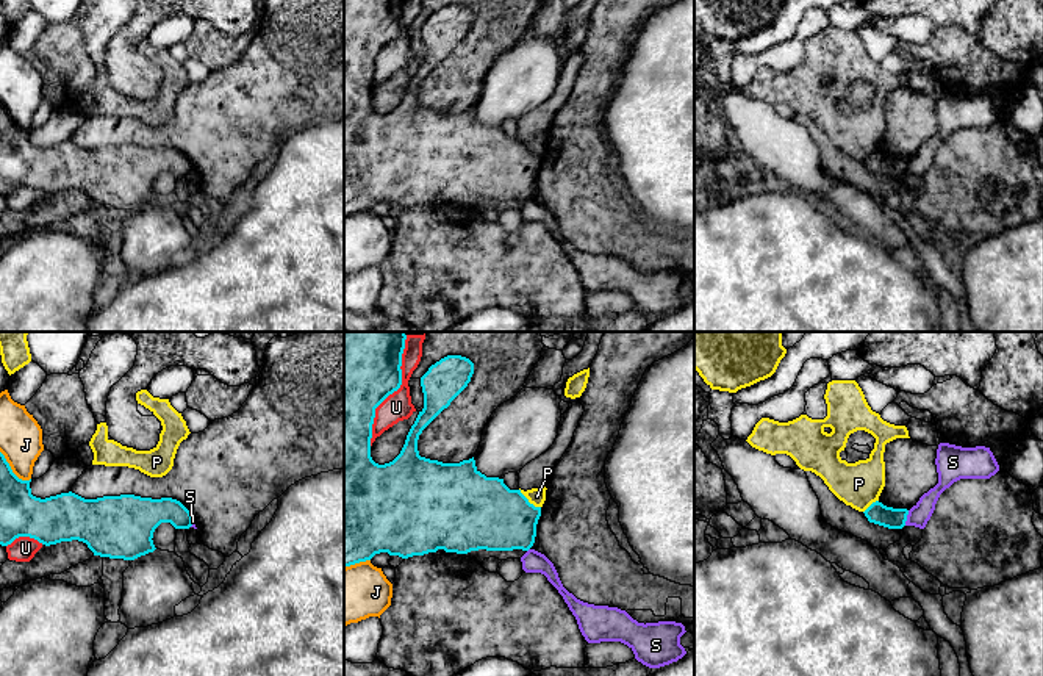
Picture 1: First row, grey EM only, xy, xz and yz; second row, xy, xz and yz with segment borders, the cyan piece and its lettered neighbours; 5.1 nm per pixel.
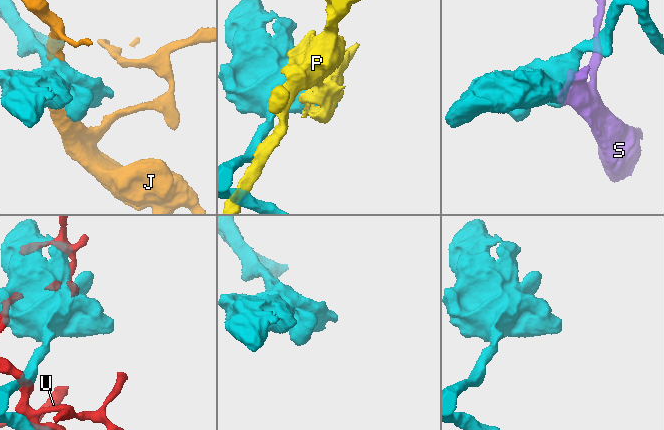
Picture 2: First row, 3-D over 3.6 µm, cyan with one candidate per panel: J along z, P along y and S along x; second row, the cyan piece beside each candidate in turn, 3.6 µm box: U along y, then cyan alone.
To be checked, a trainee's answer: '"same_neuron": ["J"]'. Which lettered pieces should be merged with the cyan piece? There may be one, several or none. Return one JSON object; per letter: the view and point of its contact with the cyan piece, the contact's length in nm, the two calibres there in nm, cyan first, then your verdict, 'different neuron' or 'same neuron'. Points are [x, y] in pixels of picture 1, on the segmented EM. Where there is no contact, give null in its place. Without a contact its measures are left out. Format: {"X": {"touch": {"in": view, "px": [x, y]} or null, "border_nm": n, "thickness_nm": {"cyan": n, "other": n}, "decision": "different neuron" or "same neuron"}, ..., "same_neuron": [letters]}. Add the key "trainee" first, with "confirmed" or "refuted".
{"trainee": "refuted", "J": {"touch": {"in": "xy", "px": [11, 470]}, "border_nm": 220, "thickness_nm": {"cyan": 220, "other": 220}, "decision": "different neuron"}, "P": {"touch": {"in": "xz", "px": [527, 501]}, "border_nm": 150, "thickness_nm": {"cyan": 380, "other": 90}, "decision": "different neuron"}, "S": {"touch": {"in": "yz", "px": [906, 518]}, "border_nm": 80, "thickness_nm": {"cyan": 110, "other": 110}, "decision": "different neuron"}, "U": {"touch": {"in": "xz", "px": [394, 390]}, "border_nm": 600, "thickness_nm": {"cyan": 480, "other": 150}, "decision": "different neuron"}, "same_neuron": []}

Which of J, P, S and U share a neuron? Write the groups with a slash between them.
J / P / S / U

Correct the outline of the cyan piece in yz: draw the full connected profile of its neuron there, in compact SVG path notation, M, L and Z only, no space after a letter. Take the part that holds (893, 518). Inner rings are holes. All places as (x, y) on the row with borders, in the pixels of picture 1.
M876 501L863 513L869 523L888 529L902 529L905 526L909 510L887 507L882 502Z

